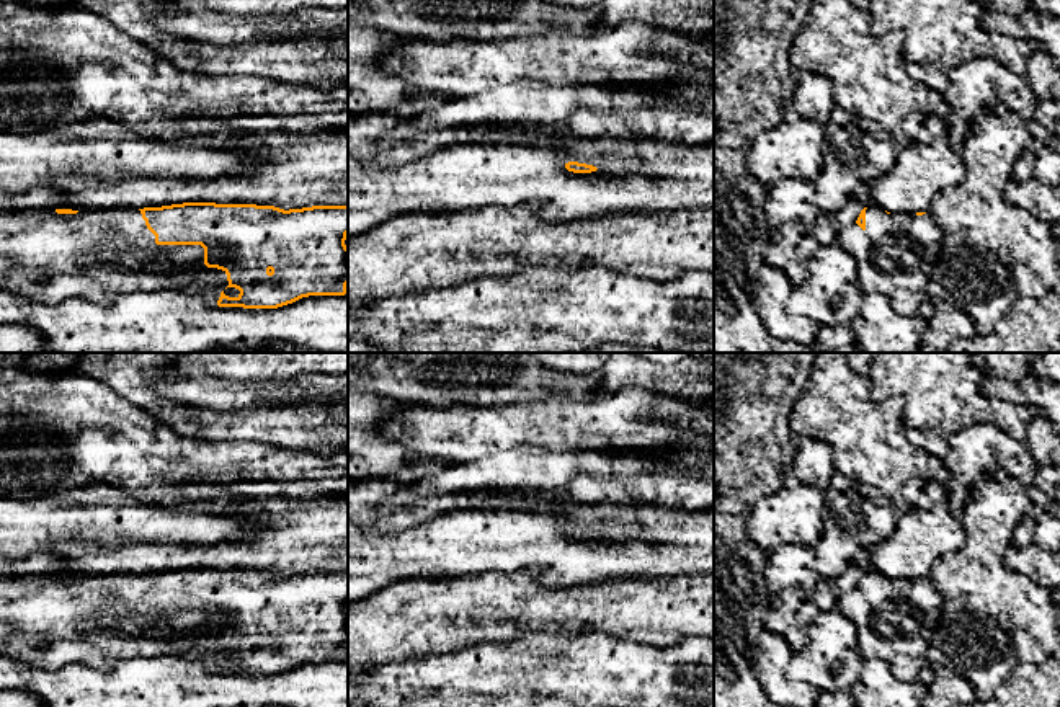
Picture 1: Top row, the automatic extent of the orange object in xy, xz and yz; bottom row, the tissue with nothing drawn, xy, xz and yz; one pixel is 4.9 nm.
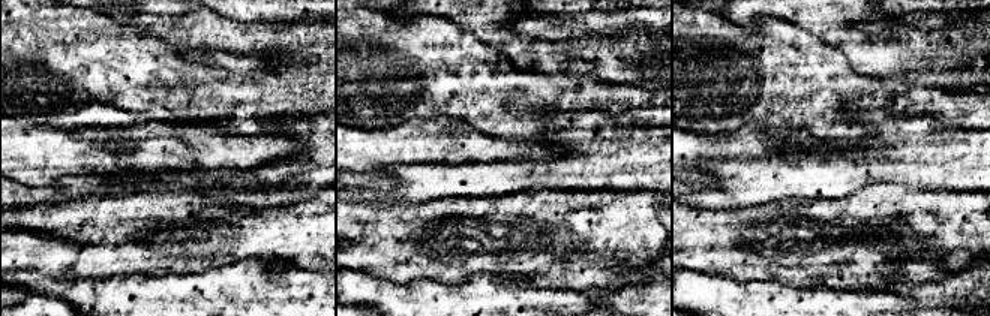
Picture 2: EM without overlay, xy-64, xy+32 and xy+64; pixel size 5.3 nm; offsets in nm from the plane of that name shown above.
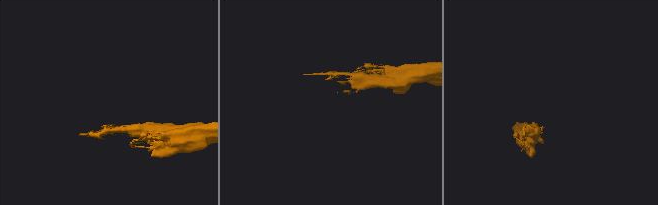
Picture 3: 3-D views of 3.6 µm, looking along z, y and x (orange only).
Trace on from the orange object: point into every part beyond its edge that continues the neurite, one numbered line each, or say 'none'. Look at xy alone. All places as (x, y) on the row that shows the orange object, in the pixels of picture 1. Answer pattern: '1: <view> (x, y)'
1: xy (98, 255)

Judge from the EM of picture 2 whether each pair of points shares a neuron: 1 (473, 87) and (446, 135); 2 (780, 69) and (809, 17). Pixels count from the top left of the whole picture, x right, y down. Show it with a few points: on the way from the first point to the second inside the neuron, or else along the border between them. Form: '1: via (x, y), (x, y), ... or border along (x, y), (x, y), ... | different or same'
1: border along (420, 117), (449, 116), (462, 122) | different
2: border along (788, 21), (812, 32), (833, 47) | different

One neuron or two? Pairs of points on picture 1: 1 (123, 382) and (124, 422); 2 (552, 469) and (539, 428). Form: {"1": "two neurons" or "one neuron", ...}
{"1": "two neurons", "2": "two neurons"}

